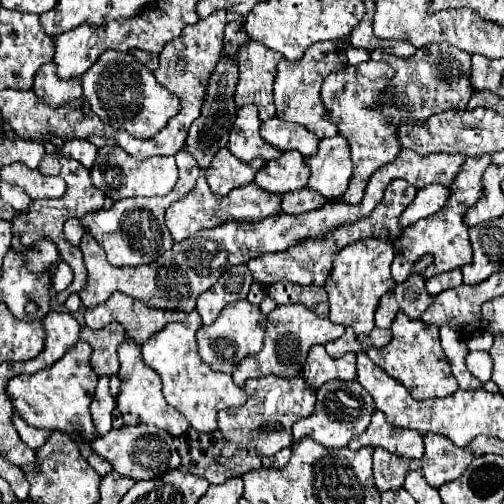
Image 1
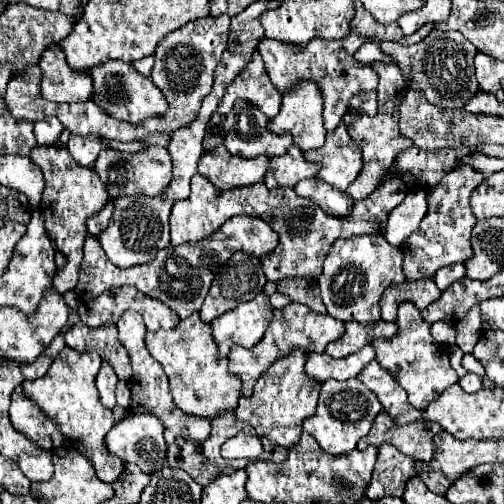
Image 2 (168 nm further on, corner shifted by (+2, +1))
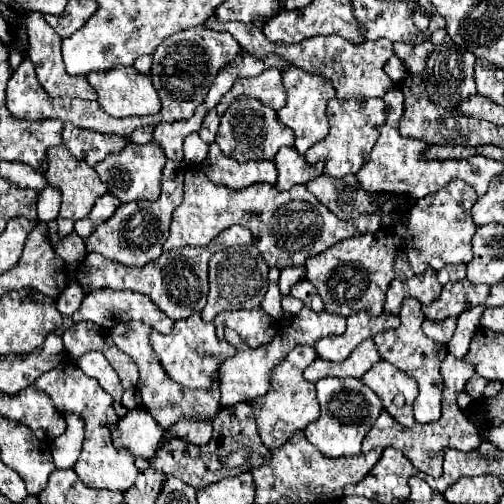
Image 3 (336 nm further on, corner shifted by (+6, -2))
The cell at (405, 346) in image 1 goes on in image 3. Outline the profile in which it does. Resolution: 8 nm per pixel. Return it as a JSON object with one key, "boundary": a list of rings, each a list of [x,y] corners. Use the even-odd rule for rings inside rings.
{"boundary":[[[405,299],[401,305],[401,325],[397,329],[389,329],[383,333],[377,333],[373,337],[377,349],[381,351],[381,357],[389,363],[393,363],[399,371],[407,373],[409,377],[415,377],[419,383],[419,397],[415,399],[415,419],[419,423],[433,423],[441,415],[441,393],[443,393],[443,381],[439,373],[439,365],[447,355],[447,347],[435,343],[429,339],[421,323],[425,321],[425,315],[421,311],[421,303],[417,299]]]}

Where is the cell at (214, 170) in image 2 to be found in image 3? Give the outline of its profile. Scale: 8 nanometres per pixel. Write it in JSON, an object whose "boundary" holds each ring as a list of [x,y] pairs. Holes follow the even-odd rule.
{"boundary":[[[217,143],[211,145],[209,155],[203,161],[203,171],[213,183],[225,185],[231,189],[243,189],[259,181],[265,181],[271,185],[277,183],[277,169],[273,161],[239,163],[235,159],[225,157]]]}

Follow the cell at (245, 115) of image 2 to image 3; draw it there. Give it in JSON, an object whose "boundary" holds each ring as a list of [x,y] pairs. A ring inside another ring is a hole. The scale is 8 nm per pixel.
{"boundary":[[[241,97],[235,99],[221,117],[215,143],[221,147],[223,155],[237,161],[273,159],[281,147],[293,145],[293,131],[289,131],[289,127],[281,127],[277,113],[273,113],[271,107],[265,107],[259,99]]]}

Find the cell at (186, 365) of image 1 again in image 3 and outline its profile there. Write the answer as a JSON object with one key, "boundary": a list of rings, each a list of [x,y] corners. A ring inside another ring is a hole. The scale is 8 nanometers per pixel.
{"boundary":[[[191,315],[187,319],[175,321],[173,331],[169,335],[151,331],[151,345],[167,375],[179,385],[193,389],[209,389],[211,377],[219,373],[221,363],[227,359],[227,355],[233,355],[233,347],[229,347],[227,341],[219,341],[215,337],[213,323],[205,323],[201,315]]]}

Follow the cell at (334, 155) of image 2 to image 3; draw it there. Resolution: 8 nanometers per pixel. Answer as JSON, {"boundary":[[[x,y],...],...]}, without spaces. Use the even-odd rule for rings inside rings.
{"boundary":[[[331,99],[327,103],[327,119],[329,133],[325,139],[315,143],[307,153],[307,163],[317,163],[325,159],[325,175],[345,177],[349,173],[357,173],[377,141],[377,125],[385,123],[385,107],[383,99]],[[369,109],[371,109],[371,125],[369,125]]]}

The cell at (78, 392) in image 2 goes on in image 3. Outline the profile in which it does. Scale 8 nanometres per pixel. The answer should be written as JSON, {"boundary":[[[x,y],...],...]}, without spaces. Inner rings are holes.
{"boundary":[[[61,363],[53,371],[41,375],[35,381],[35,387],[45,391],[59,411],[75,411],[85,419],[85,443],[79,461],[73,467],[79,479],[93,489],[127,491],[135,483],[139,469],[135,467],[135,455],[129,455],[129,451],[125,449],[113,447],[109,423],[117,423],[117,415],[113,409],[113,399],[107,395],[107,391],[103,391],[93,377],[83,375],[83,371],[73,363]]]}

